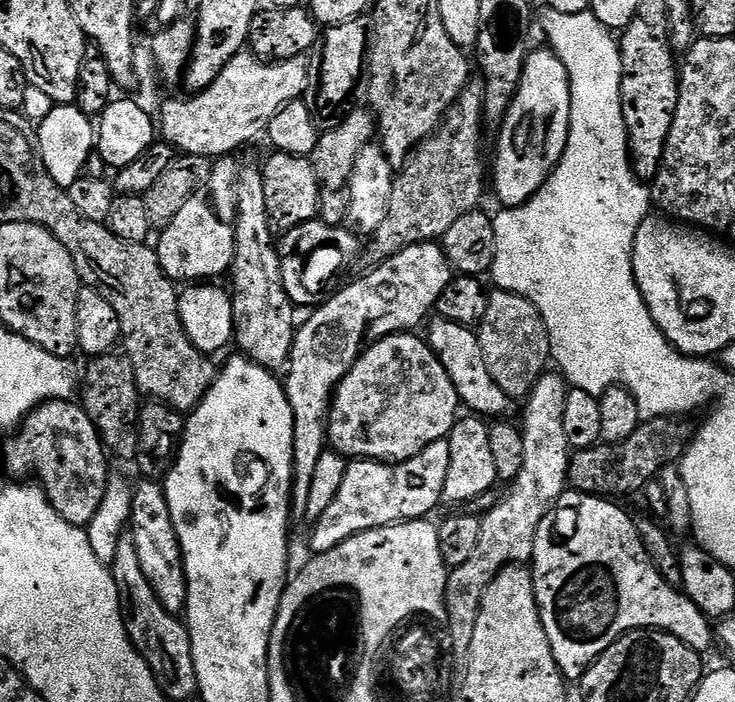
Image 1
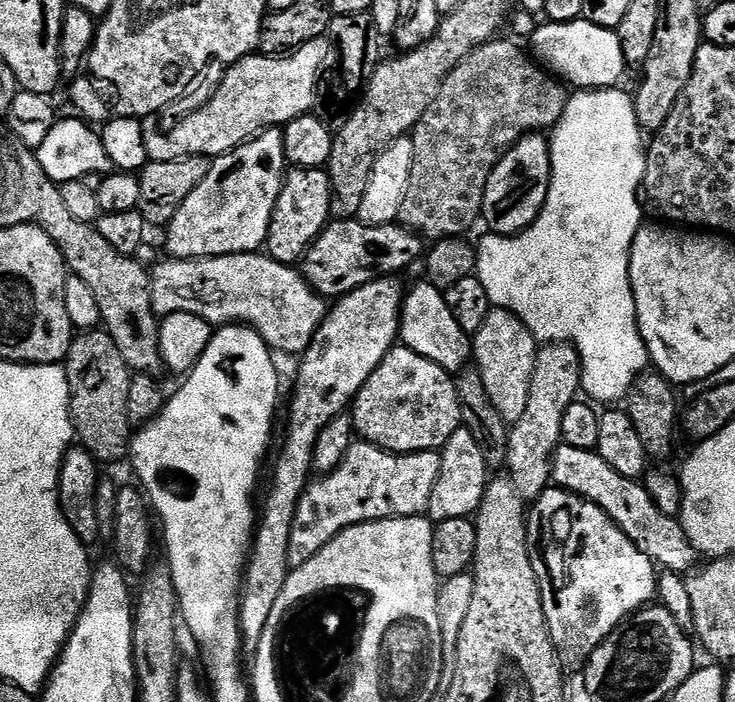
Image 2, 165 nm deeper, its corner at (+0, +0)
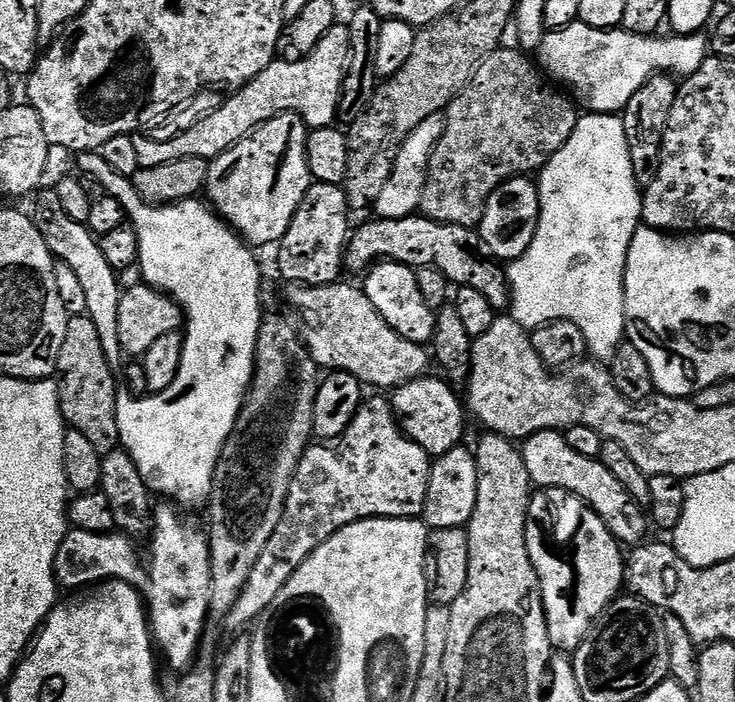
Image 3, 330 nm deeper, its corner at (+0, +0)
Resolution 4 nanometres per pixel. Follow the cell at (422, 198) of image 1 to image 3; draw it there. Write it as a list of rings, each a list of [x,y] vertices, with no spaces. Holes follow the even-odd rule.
[[[497,50],[492,55],[482,61],[476,73],[473,74],[472,80],[460,91],[459,96],[448,105],[446,109],[446,119],[444,122],[444,133],[442,138],[436,141],[436,149],[432,152],[432,161],[428,164],[428,175],[424,185],[424,199],[422,201],[423,215],[430,220],[439,220],[442,224],[461,224],[463,228],[476,228],[481,218],[484,216],[484,205],[488,203],[493,192],[509,178],[519,177],[521,174],[532,174],[537,170],[543,169],[545,163],[552,159],[552,155],[560,149],[565,142],[572,137],[572,131],[576,128],[578,113],[572,109],[573,101],[567,95],[559,96],[555,92],[555,87],[547,88],[544,85],[545,77],[538,71],[537,65],[531,64],[529,57],[519,50],[513,52],[504,52],[505,50]]]

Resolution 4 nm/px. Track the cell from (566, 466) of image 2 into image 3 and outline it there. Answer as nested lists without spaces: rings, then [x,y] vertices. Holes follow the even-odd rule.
[[[559,431],[535,432],[522,444],[524,465],[528,471],[528,479],[533,485],[544,490],[563,490],[572,493],[593,508],[604,519],[604,525],[612,531],[613,536],[624,546],[636,546],[645,539],[644,531],[650,528],[650,520],[639,503],[632,499],[610,474],[610,470],[599,459],[578,454],[568,445],[567,439]]]

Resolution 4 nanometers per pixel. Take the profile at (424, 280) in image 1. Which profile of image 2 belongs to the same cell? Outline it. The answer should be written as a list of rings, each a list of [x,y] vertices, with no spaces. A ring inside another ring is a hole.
[[[385,278],[382,280],[372,280],[366,286],[355,288],[350,294],[339,297],[335,301],[336,304],[327,309],[326,315],[322,323],[318,326],[318,330],[312,335],[312,340],[299,357],[300,369],[296,372],[296,389],[292,392],[292,405],[288,408],[288,433],[284,436],[284,445],[280,448],[280,457],[276,460],[276,473],[272,476],[272,485],[268,488],[268,497],[264,500],[264,509],[261,507],[258,512],[258,523],[254,528],[254,539],[252,547],[248,553],[248,563],[244,574],[244,582],[242,585],[242,603],[240,605],[240,622],[242,625],[242,648],[245,653],[254,654],[258,650],[258,646],[262,642],[262,634],[266,634],[266,622],[269,621],[270,614],[273,613],[277,599],[282,595],[283,587],[286,586],[286,578],[292,568],[290,562],[290,532],[294,530],[294,516],[298,514],[298,502],[302,498],[302,494],[308,489],[310,477],[313,475],[314,469],[314,444],[318,442],[318,436],[322,434],[322,430],[326,430],[326,426],[330,426],[330,422],[334,422],[334,418],[345,415],[351,409],[352,401],[356,395],[362,390],[362,386],[366,386],[366,378],[370,378],[370,374],[374,374],[374,370],[378,370],[378,366],[382,362],[382,358],[386,358],[386,354],[390,349],[397,347],[398,337],[400,334],[400,312],[404,309],[404,298],[406,295],[405,285],[399,284],[399,279]]]

